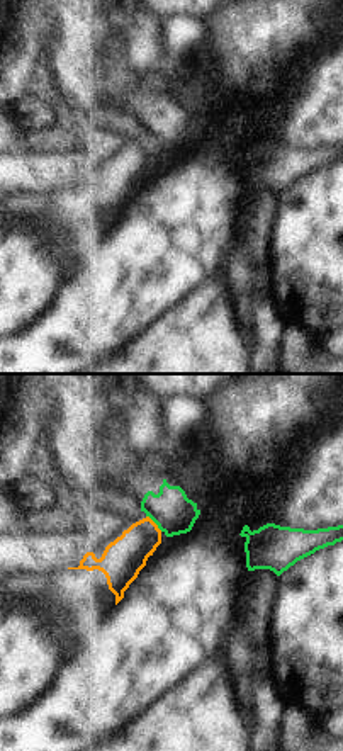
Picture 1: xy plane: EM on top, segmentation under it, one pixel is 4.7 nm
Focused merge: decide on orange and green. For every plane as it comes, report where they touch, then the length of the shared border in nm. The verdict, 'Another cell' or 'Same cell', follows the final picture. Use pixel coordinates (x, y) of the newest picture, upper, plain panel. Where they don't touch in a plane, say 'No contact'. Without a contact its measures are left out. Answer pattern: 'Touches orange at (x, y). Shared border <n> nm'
Touches orange at (155, 143). Shared border 110 nm.

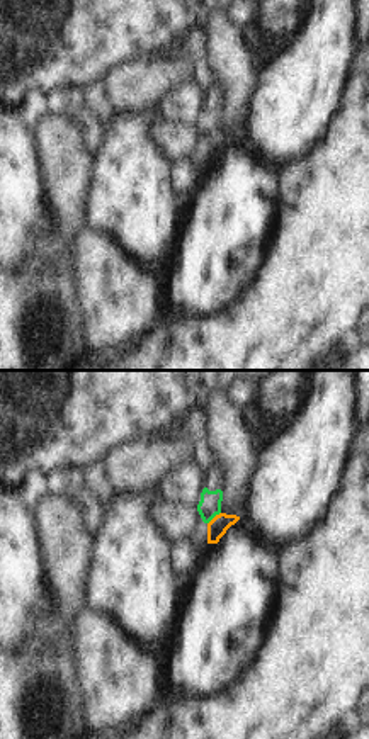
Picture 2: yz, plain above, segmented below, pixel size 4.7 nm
Touches orange at (213, 138). Shared border 90 nm.

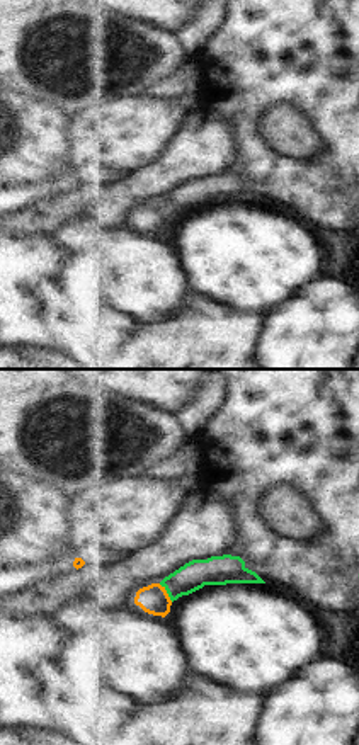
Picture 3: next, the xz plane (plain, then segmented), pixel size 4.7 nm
Touches orange at (165, 211). Shared border 110 nm.

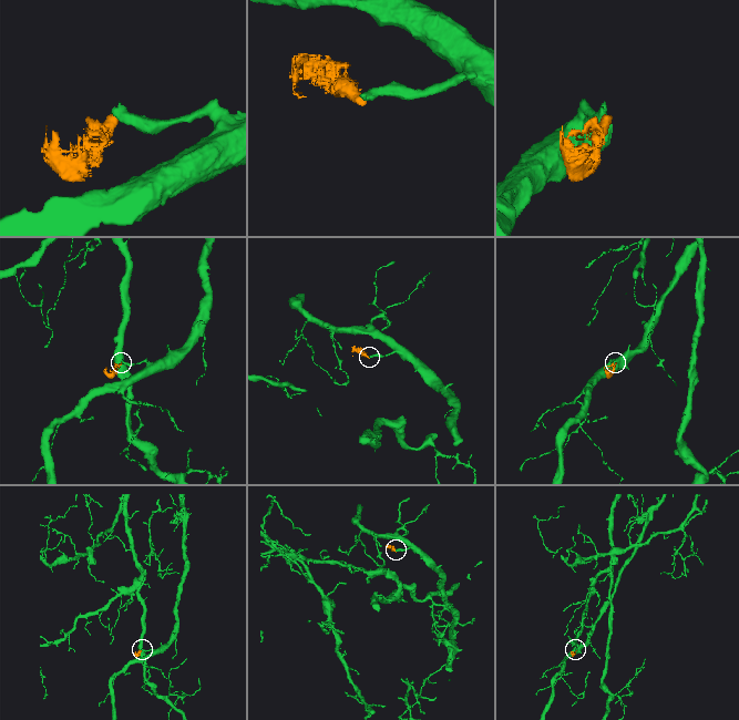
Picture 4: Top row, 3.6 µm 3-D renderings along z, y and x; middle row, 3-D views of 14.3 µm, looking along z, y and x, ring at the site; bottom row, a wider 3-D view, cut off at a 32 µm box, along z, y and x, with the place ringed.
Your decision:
Another cell.

